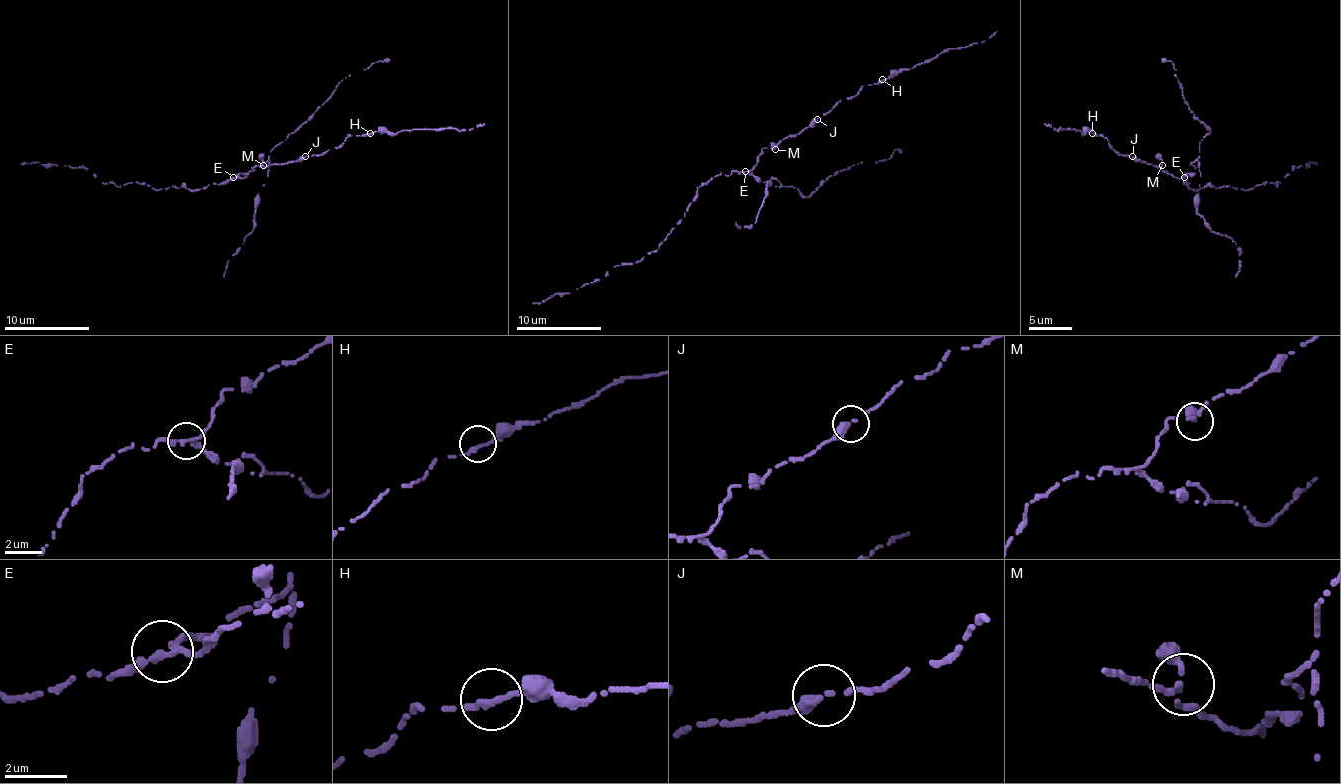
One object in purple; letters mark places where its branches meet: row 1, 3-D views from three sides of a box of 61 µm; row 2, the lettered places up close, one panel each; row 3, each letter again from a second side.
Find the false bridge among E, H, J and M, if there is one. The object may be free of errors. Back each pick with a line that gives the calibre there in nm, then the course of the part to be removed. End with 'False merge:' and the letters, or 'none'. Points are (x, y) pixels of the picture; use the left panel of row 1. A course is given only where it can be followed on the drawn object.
E: calibre 220 nm; course (233, 178), (265, 163), (271, 150), (320, 107), (342, 79), (389, 58)
False merge: E

